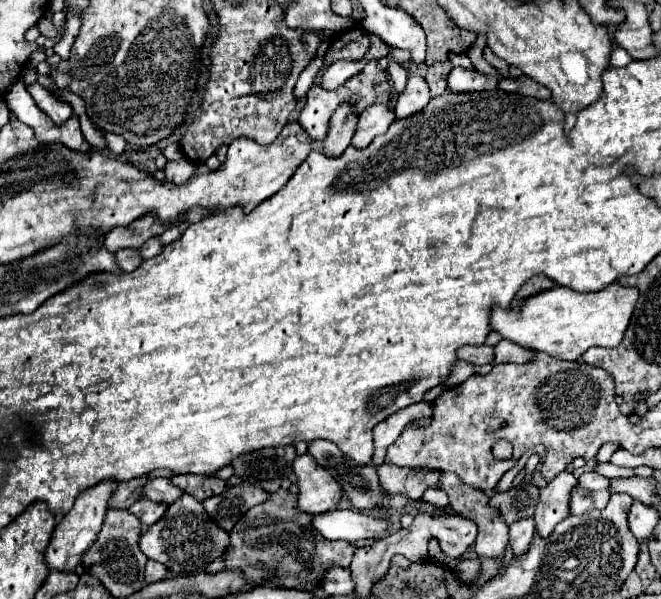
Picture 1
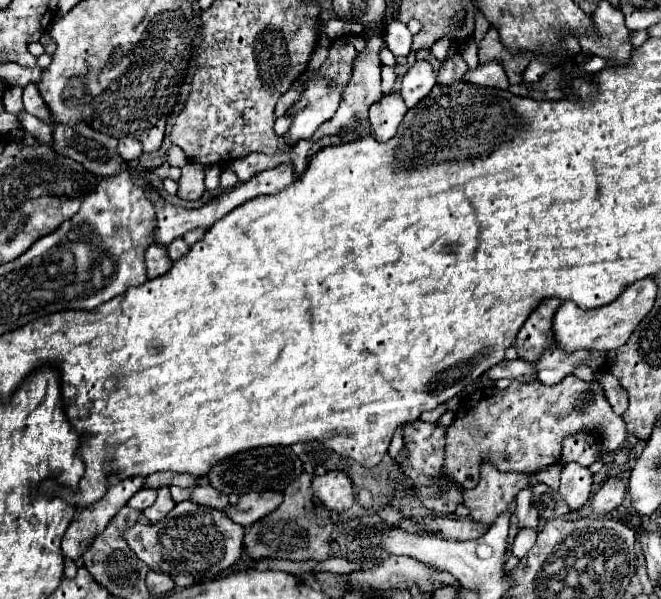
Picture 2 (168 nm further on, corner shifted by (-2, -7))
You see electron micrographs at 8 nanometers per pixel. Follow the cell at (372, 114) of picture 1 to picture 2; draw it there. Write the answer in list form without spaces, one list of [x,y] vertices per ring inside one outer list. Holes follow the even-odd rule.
[[[384,95],[370,107],[370,125],[372,137],[380,143],[394,137],[402,117],[406,115],[406,105],[400,95]]]

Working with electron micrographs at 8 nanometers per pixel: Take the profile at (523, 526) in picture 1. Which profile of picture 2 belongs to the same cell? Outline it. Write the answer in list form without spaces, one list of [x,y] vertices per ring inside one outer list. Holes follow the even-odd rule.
[[[522,489],[522,493],[518,493],[516,497],[516,511],[514,515],[518,517],[518,529],[536,529],[538,527],[538,513],[532,507],[530,501],[530,489]]]

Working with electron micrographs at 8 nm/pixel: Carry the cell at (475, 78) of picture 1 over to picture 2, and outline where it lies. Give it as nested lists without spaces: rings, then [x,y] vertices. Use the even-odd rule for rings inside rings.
[[[478,65],[474,71],[468,71],[462,81],[470,85],[508,89],[508,81],[506,81],[506,73],[502,73],[502,65]]]

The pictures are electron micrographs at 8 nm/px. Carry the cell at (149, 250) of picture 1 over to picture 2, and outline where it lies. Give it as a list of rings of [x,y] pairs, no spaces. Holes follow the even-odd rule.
[[[174,239],[174,241],[166,247],[166,253],[168,253],[168,257],[170,257],[172,261],[176,261],[176,259],[180,259],[182,255],[186,255],[188,249],[190,249],[190,247],[184,243],[184,239]]]

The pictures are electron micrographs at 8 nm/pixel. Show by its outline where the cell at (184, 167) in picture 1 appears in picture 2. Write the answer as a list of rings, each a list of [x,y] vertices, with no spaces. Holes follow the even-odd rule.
[[[186,163],[182,167],[182,177],[178,181],[178,197],[186,201],[196,201],[204,195],[204,167]]]

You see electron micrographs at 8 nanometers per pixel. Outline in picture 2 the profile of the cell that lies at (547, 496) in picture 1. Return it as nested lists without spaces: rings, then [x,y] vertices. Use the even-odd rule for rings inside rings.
[[[566,463],[560,475],[560,495],[570,511],[582,509],[592,491],[592,473],[576,463]]]

